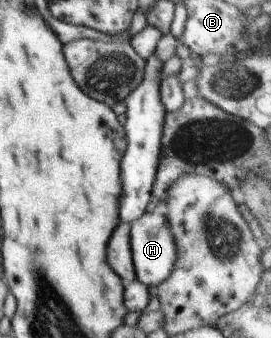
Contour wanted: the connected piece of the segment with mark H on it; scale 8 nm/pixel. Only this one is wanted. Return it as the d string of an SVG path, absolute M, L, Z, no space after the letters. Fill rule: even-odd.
M159 209L153 213L146 212L140 219L133 221L130 224L129 240L136 279L145 286L157 286L166 281L176 261L176 248L165 212Z

